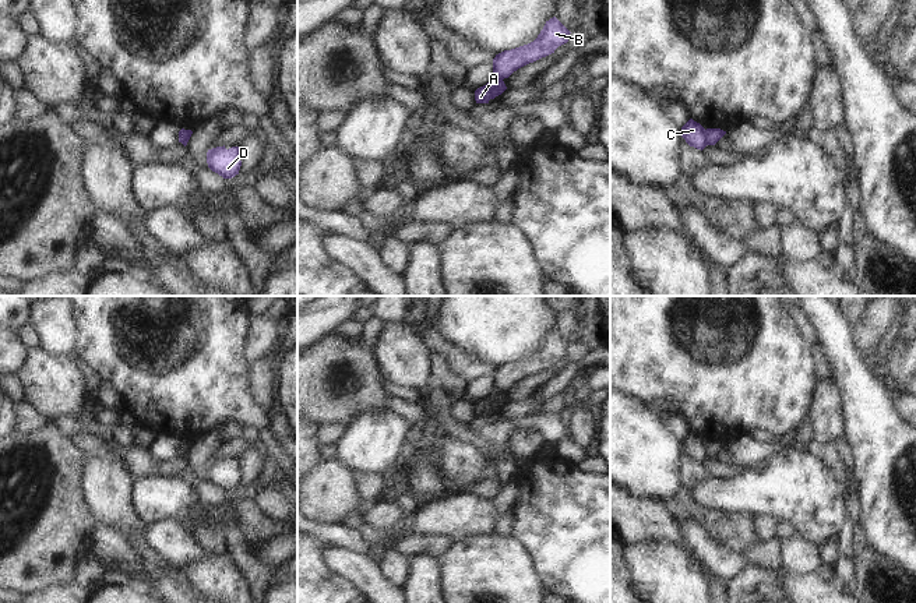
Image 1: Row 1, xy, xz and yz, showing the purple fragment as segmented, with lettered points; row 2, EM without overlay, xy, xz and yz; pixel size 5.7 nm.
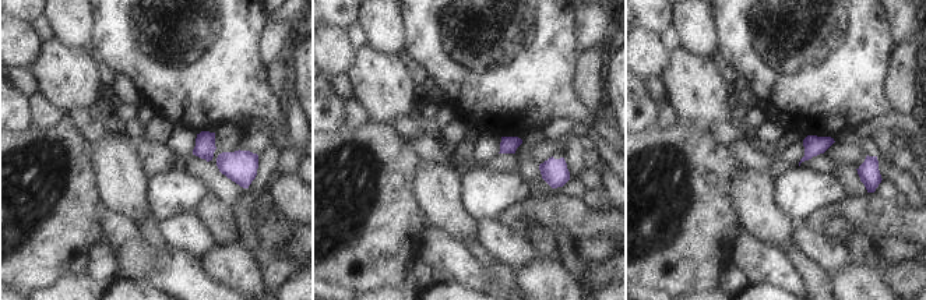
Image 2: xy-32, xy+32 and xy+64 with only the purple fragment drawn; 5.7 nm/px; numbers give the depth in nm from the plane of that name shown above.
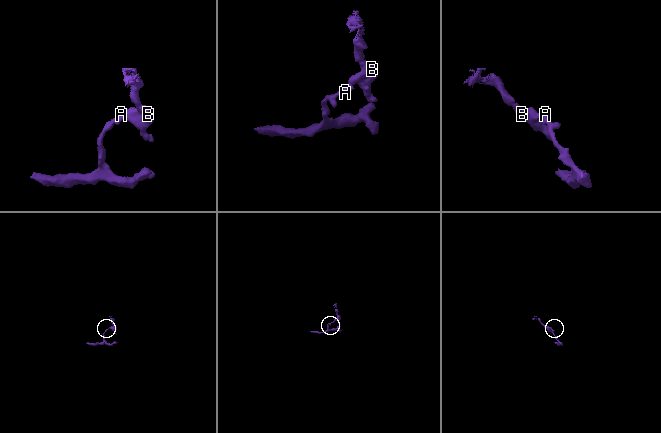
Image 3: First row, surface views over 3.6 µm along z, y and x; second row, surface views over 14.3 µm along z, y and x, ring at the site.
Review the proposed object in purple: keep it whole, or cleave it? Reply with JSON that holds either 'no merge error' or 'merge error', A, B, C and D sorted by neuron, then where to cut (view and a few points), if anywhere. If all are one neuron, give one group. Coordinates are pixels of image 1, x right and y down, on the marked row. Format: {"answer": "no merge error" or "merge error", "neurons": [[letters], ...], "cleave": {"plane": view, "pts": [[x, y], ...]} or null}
{"answer": "merge error", "neurons": [["A"], ["B", "C", "D"]], "cleave": {"plane": "yz", "pts": [[704, 130], [704, 138], [708, 144]]}}

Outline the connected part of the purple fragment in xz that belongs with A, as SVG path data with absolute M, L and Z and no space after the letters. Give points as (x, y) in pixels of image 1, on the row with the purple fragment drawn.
M494 77L490 82L475 91L475 100L476 103L489 103L490 99L501 95L505 89L504 81Z

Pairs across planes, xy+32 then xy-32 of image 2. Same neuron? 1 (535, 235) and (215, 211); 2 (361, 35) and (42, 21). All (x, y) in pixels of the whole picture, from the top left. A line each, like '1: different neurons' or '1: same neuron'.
1: same neuron
2: same neuron

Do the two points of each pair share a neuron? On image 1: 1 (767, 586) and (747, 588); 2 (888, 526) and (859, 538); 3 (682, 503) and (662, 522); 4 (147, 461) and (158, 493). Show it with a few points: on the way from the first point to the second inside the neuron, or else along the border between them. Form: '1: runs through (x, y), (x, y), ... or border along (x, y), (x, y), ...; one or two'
1: runs through (763, 586), (751, 586); one
2: border along (860, 522), (867, 540), (890, 559); two
3: border along (654, 500), (659, 501), (672, 514); two
4: border along (176, 475), (148, 475), (140, 476), (136, 480); two

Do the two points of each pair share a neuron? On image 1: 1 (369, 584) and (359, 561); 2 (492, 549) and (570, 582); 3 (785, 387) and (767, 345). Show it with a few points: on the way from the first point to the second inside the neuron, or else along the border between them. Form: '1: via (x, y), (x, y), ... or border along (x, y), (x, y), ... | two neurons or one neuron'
1: via (369, 578), (360, 567) | one neuron
2: border along (520, 540), (534, 557), (542, 584), (546, 588) | two neurons
3: via (775, 377), (767, 369), (767, 355) | one neuron

